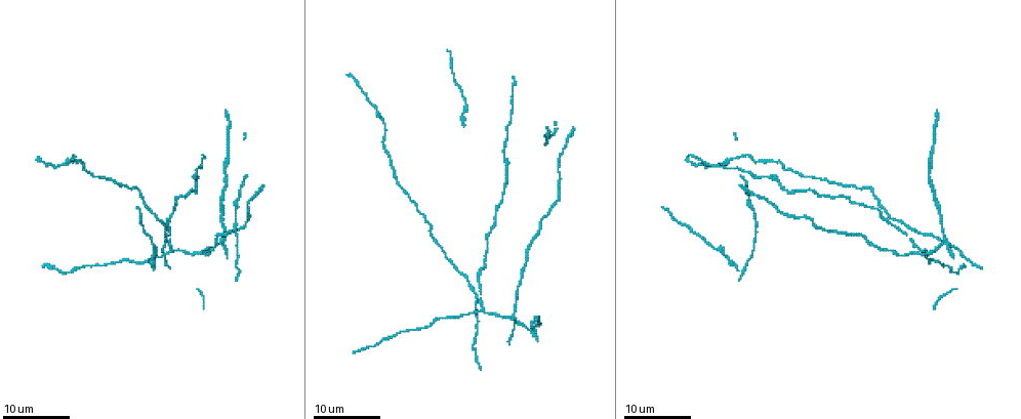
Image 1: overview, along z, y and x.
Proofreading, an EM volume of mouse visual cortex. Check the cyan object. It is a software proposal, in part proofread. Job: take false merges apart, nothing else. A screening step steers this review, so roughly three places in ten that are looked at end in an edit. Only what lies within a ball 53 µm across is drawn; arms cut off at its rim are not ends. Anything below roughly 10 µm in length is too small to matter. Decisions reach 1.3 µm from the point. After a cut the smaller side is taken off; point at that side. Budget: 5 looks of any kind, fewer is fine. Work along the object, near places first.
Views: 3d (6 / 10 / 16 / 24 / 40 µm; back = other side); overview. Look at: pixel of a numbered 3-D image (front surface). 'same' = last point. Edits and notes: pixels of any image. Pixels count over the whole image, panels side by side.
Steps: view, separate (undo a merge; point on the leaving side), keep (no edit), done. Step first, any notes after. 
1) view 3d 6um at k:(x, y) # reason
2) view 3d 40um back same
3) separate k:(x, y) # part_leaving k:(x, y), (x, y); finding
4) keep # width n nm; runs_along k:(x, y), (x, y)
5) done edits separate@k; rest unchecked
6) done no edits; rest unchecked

view 3d 16um at 1:(509, 318) # three arms meet

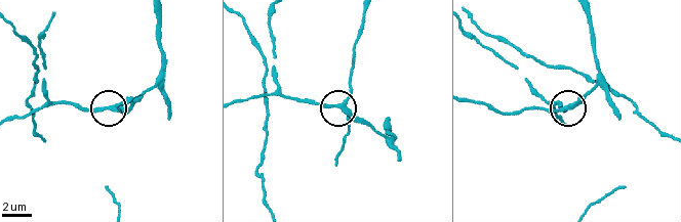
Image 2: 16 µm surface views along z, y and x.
view 3d 10um at 2:(337, 106)

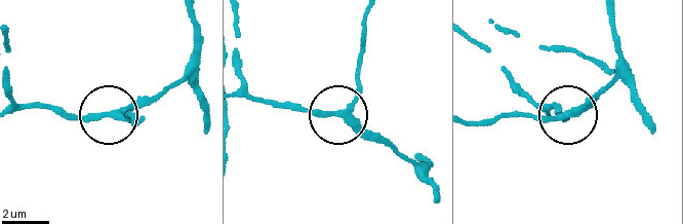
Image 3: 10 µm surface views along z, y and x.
keep # arms 3; runs_along 3:(138, 121), (111, 114), (152, 102); one cell here

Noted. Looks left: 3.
view 3d 16um at 1:(170, 252) # three-way junction

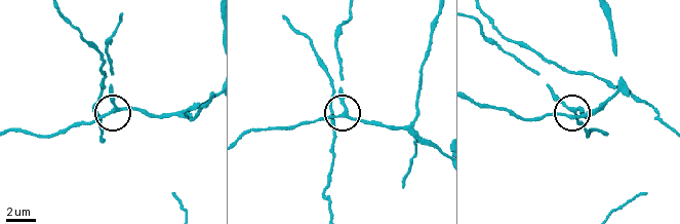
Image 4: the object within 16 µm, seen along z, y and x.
view 3d 6um at 4:(345, 110)

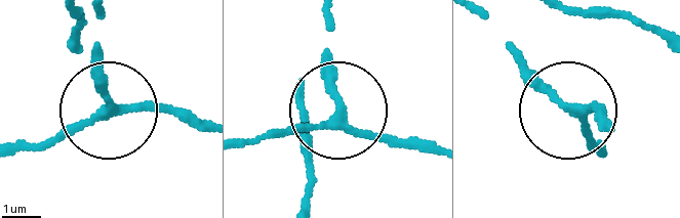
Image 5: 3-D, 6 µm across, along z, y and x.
keep # runs_along 5:(197, 127), (158, 107), (109, 107), (34, 146); continuous, no second cell

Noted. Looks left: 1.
done no edits; rest unchecked

